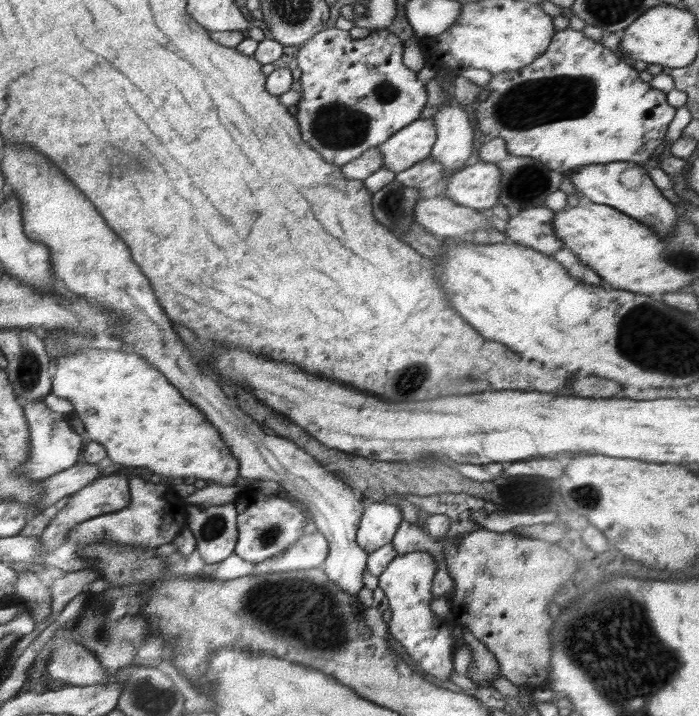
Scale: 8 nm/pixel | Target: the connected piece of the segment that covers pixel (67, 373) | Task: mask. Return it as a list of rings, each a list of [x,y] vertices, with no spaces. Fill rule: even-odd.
[[[78,348],[72,354],[56,358],[56,374],[51,381],[51,393],[66,398],[74,405],[73,414],[84,422],[88,440],[102,442],[108,456],[116,464],[126,466],[148,466],[152,472],[162,476],[196,476],[210,478],[222,486],[234,485],[239,476],[238,459],[232,455],[228,445],[218,436],[218,430],[194,408],[182,394],[136,353],[126,354],[124,350]]]

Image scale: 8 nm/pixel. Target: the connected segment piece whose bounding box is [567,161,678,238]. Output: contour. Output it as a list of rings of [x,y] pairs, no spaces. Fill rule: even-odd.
[[[614,161],[607,163],[589,164],[576,167],[568,172],[568,176],[575,187],[575,191],[584,194],[586,198],[598,205],[606,205],[623,212],[624,214],[638,219],[642,224],[652,227],[660,238],[670,237],[674,233],[674,225],[678,220],[675,205],[668,201],[661,191],[654,185],[648,171],[644,167],[631,161]],[[634,168],[634,188],[624,186],[620,182],[620,176],[628,170]]]

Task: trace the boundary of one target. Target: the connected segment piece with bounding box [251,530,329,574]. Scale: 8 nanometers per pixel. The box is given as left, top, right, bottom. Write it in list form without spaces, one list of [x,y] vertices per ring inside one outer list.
[[[320,531],[298,538],[284,552],[265,561],[255,563],[251,574],[272,574],[272,572],[301,571],[323,564],[329,552],[329,544]]]

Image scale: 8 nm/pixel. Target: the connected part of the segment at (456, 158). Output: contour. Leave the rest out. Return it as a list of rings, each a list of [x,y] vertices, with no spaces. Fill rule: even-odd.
[[[454,104],[442,106],[432,117],[437,129],[435,144],[429,157],[442,164],[442,177],[432,187],[431,194],[443,196],[450,176],[462,169],[473,153],[475,125],[470,122],[467,111]]]

